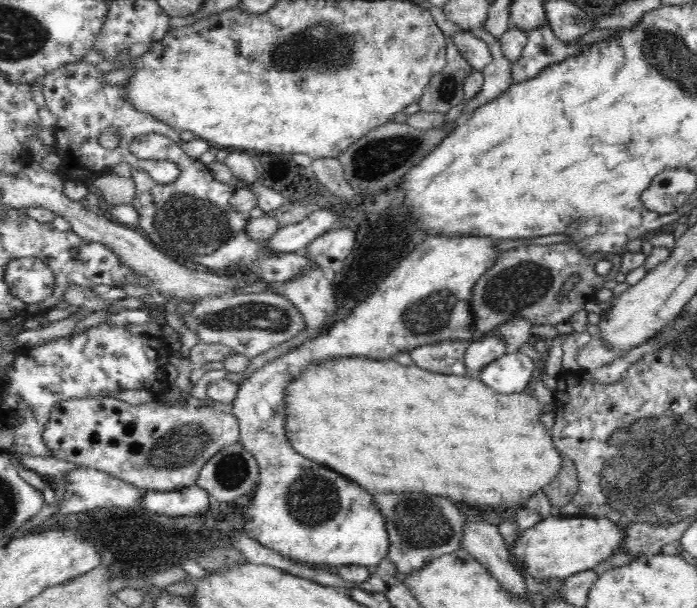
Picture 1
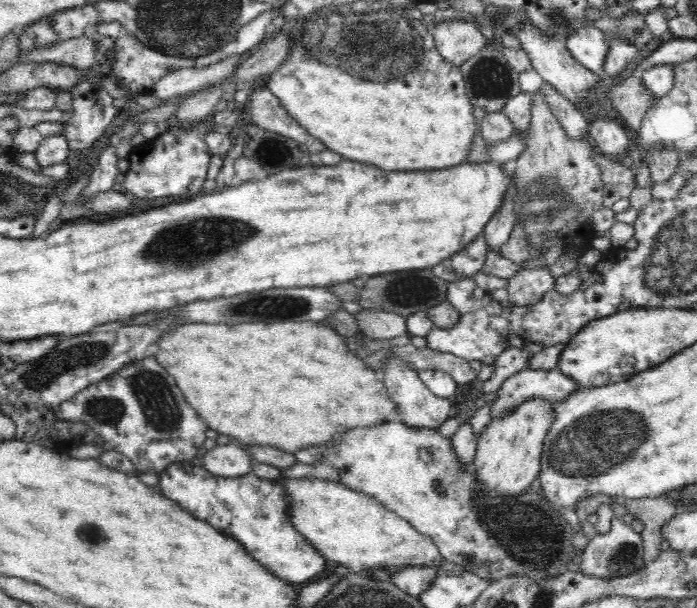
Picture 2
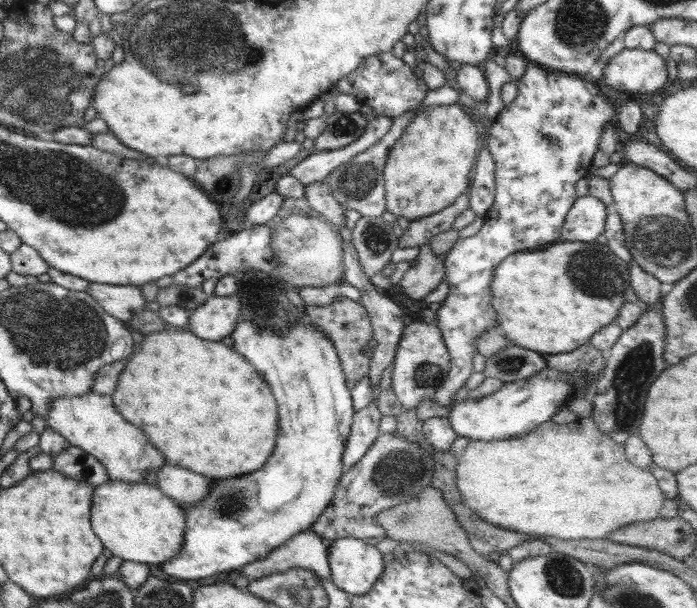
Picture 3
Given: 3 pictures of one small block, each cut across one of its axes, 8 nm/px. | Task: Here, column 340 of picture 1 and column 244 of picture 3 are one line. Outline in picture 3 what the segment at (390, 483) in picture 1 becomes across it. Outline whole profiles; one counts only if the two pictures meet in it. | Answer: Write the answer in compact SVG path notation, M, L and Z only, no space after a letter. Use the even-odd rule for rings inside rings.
M166 328L165 330L146 334L140 345L134 346L134 351L128 357L128 362L124 370L119 374L120 379L118 385L112 394L114 406L117 411L130 424L137 426L142 430L150 442L164 454L164 458L172 465L194 470L198 474L202 474L207 479L210 478L230 478L230 476L240 476L240 474L250 474L258 468L264 466L264 462L270 458L272 450L274 450L274 442L276 442L276 434L278 434L278 414L276 414L276 402L274 396L270 394L268 384L260 378L260 374L250 366L250 362L246 358L242 358L240 353L227 346L220 341L202 340L193 332L186 328Z

